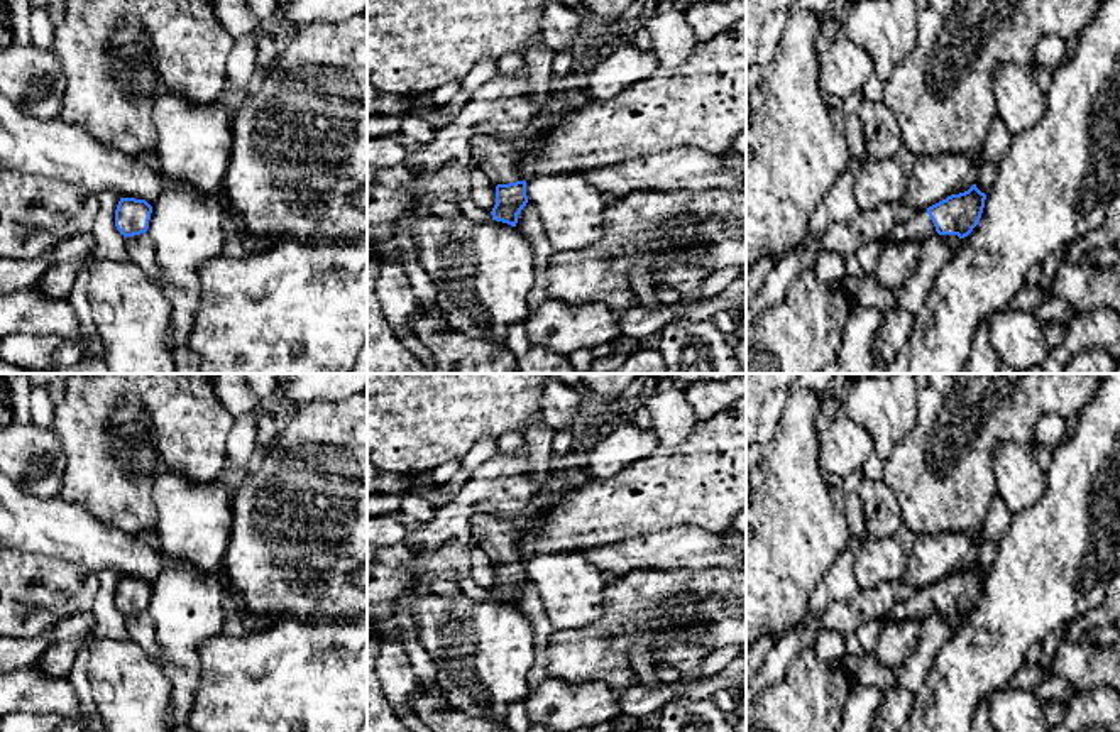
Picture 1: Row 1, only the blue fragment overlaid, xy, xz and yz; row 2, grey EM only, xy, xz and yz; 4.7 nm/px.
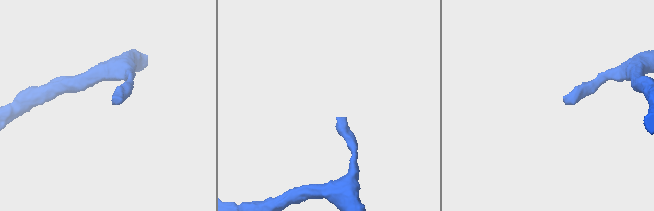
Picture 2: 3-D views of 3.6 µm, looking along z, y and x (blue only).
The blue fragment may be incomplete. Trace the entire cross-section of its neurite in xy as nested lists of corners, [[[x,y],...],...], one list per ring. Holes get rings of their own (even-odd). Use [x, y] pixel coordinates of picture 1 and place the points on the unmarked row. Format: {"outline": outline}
{"outline": [[[120,576],[115,588],[115,605],[127,617],[145,612],[152,585],[145,578]]]}

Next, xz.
{"outline": [[[482,512],[472,517],[472,534],[477,546],[496,563],[492,598],[516,605],[518,593],[528,582],[516,522]]]}

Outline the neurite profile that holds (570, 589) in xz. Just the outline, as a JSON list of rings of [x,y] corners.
[[[536,551],[526,558],[526,575],[555,631],[584,629],[601,619],[609,578],[580,551]]]

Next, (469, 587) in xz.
[[[472,575],[462,578],[462,580],[455,580],[455,583],[458,585],[462,595],[470,597],[474,600],[487,600],[492,597],[491,590],[482,588]]]

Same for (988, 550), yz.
[[[981,541],[980,551],[976,554],[976,566],[988,573],[998,553],[998,544],[993,541]]]

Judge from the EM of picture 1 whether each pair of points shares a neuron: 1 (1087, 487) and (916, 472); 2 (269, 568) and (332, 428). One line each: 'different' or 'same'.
1: different
2: same

